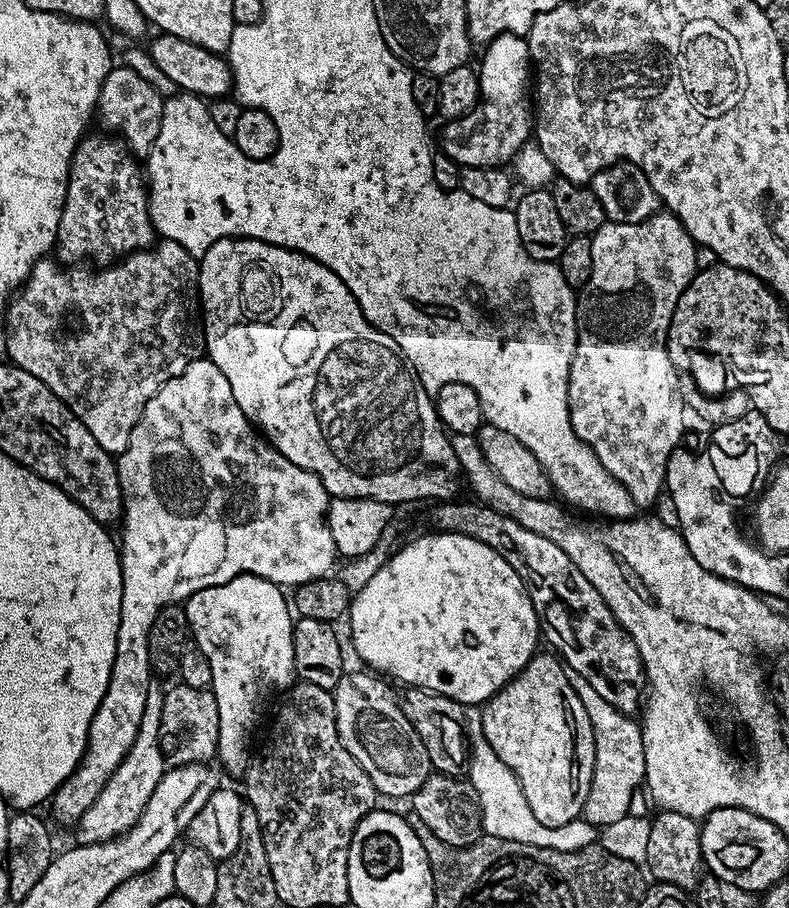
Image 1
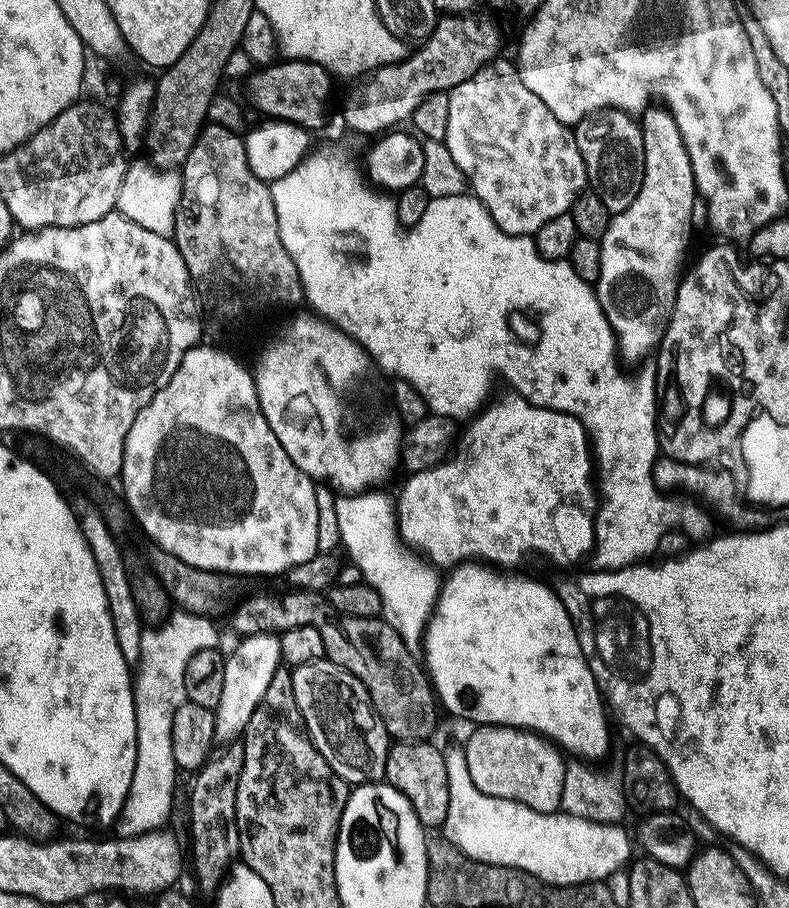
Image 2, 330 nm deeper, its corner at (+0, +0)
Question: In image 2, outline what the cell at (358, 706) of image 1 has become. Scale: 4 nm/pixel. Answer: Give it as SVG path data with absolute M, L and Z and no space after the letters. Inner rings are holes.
M327 658L297 664L291 669L294 698L304 719L304 731L326 758L330 770L349 786L384 780L390 737L376 715L370 694L354 674Z

